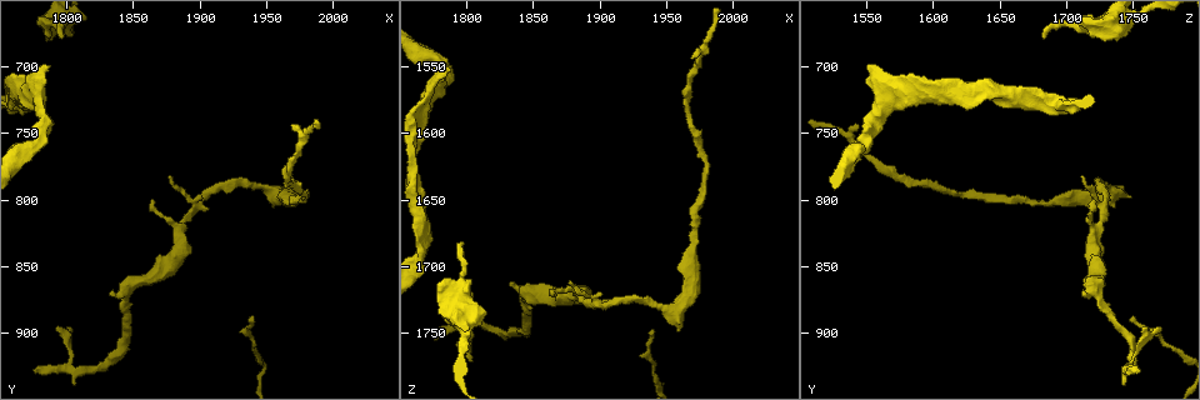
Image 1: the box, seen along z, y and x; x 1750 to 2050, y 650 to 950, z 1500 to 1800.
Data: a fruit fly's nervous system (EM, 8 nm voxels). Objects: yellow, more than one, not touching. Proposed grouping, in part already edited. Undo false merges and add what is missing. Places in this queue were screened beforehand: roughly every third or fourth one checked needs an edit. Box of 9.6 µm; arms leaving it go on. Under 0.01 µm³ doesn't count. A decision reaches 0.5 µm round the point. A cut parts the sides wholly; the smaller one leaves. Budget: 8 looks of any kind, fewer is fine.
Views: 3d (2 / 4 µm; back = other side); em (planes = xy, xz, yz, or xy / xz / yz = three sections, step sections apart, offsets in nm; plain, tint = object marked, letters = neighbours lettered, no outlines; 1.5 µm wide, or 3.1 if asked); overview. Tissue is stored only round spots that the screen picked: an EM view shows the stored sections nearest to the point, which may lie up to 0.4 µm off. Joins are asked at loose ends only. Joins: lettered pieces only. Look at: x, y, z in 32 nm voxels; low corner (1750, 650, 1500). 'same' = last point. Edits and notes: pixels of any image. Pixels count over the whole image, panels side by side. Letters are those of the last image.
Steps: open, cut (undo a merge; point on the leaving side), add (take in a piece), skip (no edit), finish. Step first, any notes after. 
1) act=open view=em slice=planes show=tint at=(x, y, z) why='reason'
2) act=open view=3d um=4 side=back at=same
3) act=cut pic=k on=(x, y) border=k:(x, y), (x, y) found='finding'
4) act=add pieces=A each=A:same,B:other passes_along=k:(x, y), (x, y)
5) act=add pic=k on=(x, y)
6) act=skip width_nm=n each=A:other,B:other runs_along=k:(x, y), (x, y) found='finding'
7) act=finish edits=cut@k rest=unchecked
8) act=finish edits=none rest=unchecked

act=open view=3d um=2 side=back at=(1940, 888, 1746) why='thin end'

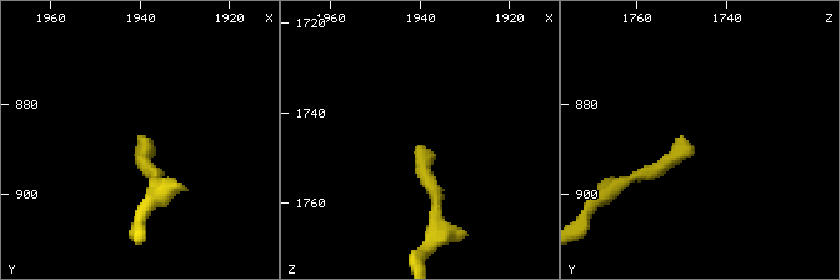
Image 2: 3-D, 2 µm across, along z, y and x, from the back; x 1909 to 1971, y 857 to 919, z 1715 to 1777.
act=open view=em slice=planes show=letters at=(1939, 889, 1748) why='need the tissue'

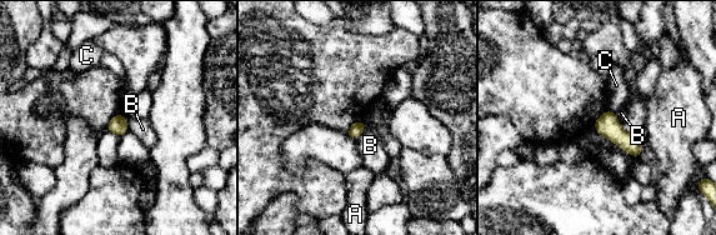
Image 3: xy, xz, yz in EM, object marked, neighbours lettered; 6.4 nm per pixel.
act=skip each=A:other,B:other,C:other border=3:(365, 123), (364, 131), (356, 140) found='no lettered piece goes on from it'

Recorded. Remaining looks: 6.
act=open view=em slice=xy step=8 show=letters at=(1956, 798, 1748) why='thick end'

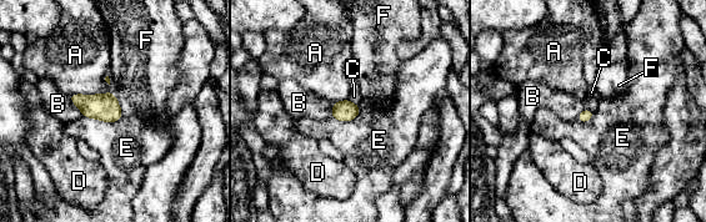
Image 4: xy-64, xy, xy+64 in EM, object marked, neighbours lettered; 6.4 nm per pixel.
act=skip each=A:other,B:other,C:other,D:other,E:other,F:other border=4:(68, 96), (83, 115) found='none of them fits'

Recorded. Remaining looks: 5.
act=open view=em slice=planes show=letters at=(1968, 744, 1544) why='free end'

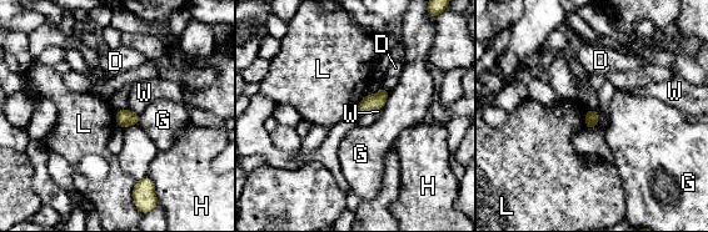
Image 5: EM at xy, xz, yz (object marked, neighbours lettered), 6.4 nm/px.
act=skip each=D:other,G:other,H:other,L:other,W:other border=5:(589, 109), (586, 114), (584, 127) found='none of them fits'

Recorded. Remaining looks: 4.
act=finish edits=none rest=unchecked

